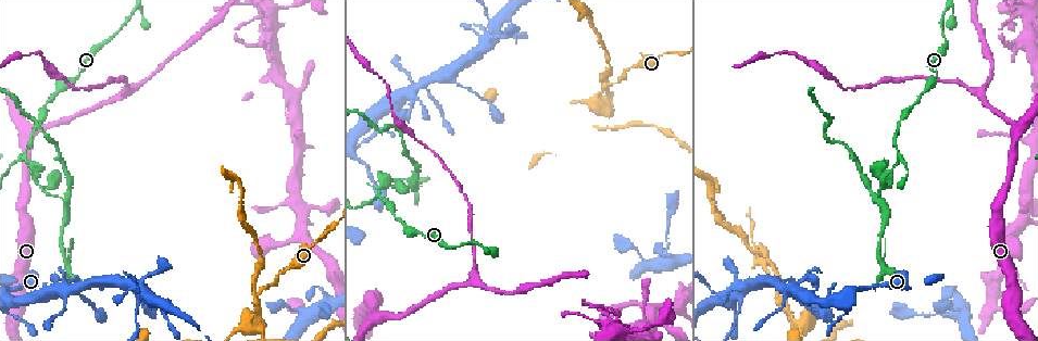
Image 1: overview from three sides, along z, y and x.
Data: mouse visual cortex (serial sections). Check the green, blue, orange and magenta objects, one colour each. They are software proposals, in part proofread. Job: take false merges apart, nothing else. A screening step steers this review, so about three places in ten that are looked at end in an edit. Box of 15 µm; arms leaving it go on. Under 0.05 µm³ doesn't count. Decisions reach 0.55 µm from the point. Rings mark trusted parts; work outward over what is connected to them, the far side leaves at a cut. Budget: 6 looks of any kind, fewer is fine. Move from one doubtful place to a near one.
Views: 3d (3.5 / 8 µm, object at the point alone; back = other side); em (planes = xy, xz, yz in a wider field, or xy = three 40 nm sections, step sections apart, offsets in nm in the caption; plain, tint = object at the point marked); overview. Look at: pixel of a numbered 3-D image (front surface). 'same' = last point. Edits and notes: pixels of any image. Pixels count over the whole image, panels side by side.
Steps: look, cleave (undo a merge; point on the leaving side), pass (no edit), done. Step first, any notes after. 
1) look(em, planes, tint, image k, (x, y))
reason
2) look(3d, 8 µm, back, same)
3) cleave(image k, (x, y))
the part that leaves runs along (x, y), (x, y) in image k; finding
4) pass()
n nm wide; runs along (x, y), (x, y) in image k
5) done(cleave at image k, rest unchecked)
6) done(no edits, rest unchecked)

look(3d, 3.5 µm, image 1, (445, 75))
thin arm on a thick one

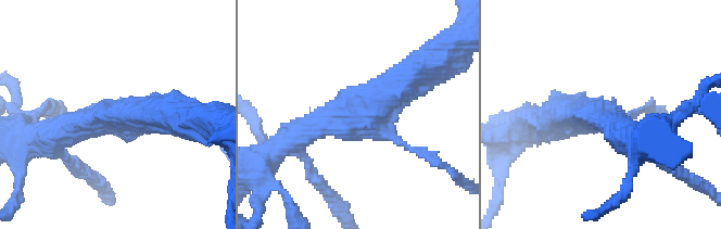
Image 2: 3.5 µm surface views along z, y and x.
look(em, xy, step 3, tint, image 2, (357, 118))

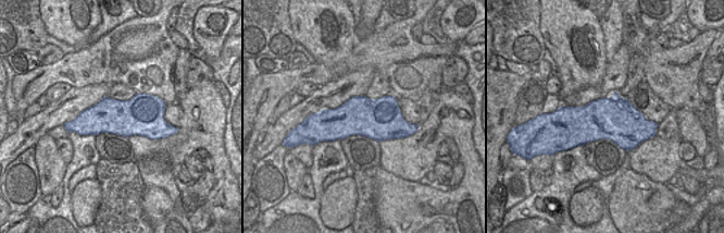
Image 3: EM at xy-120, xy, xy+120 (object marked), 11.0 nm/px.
pass()
arms of 150, 400, 450 nm; runs along (295, 135), (358, 118), (418, 71) in image 2; all the same cell

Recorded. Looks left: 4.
look(3d, 8 µm, image 1, (737, 283))
four arms meet

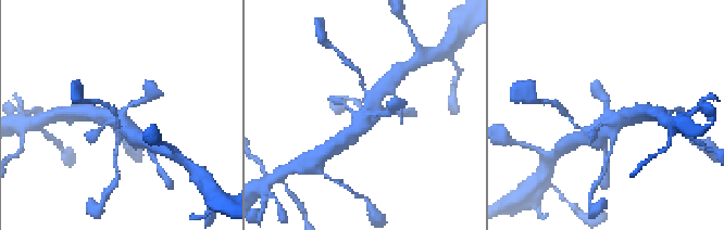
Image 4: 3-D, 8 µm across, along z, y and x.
look(3d, 3.5 µm, back, image 4, (610, 114))

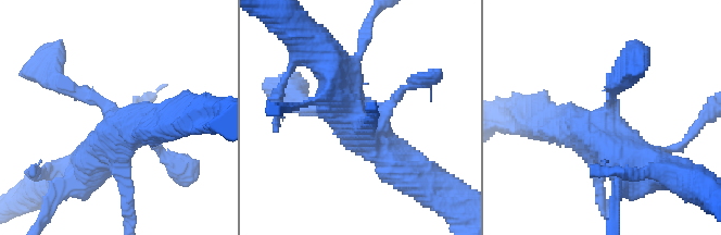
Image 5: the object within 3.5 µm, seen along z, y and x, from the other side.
look(em, xy, step 2, tint, image 5, (114, 115))
need the tissue

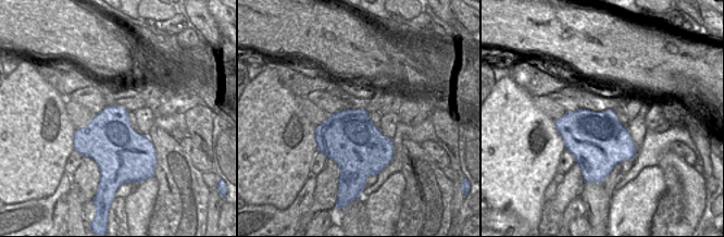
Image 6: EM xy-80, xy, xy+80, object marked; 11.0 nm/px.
pass()
runs along (416, 173), (362, 132), (332, 73) in image 5; one cell here

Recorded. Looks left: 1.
done(no edits, rest unchecked)

